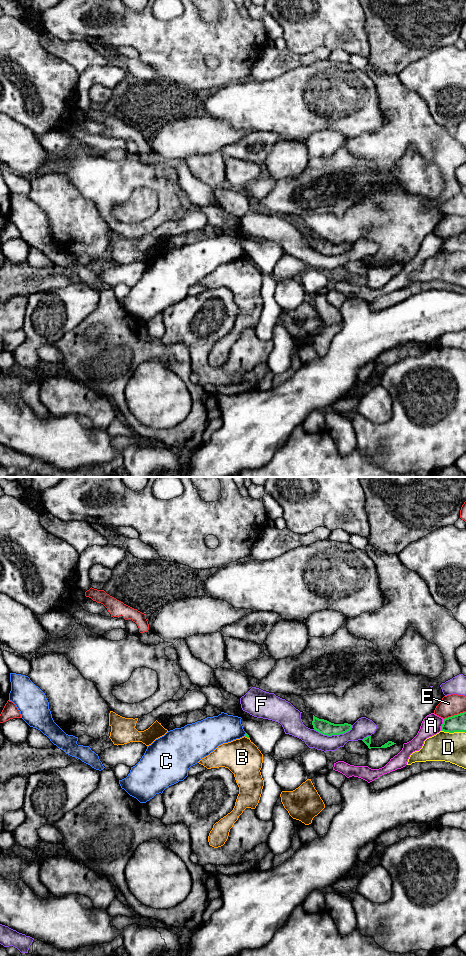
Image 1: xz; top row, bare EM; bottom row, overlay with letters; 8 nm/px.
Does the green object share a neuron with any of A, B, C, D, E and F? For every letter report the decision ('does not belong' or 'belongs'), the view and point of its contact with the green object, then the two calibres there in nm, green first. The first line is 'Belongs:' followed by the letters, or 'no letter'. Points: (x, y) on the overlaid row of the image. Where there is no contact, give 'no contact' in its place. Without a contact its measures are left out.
Belongs: no letter
A: does not belong; meets green in xz at (442, 725); 140 nm thick on the green side, 160 nm on the other
B: does not belong; meets green in xz at (247, 737); 30 nm thick on the green side, 300 nm on the other
C: does not belong; meets green in xz at (245, 734); 30 nm thick on the green side, 240 nm on the other
D: does not belong; meets green in xz at (453, 732); 140 nm thick on the green side, 240 nm on the other
E: does not belong; meets green in xz at (454, 715); 140 nm thick on the green side, 170 nm on the other
F: does not belong; meets green in xz at (333, 734); 120 nm thick on the green side, 160 nm on the other

